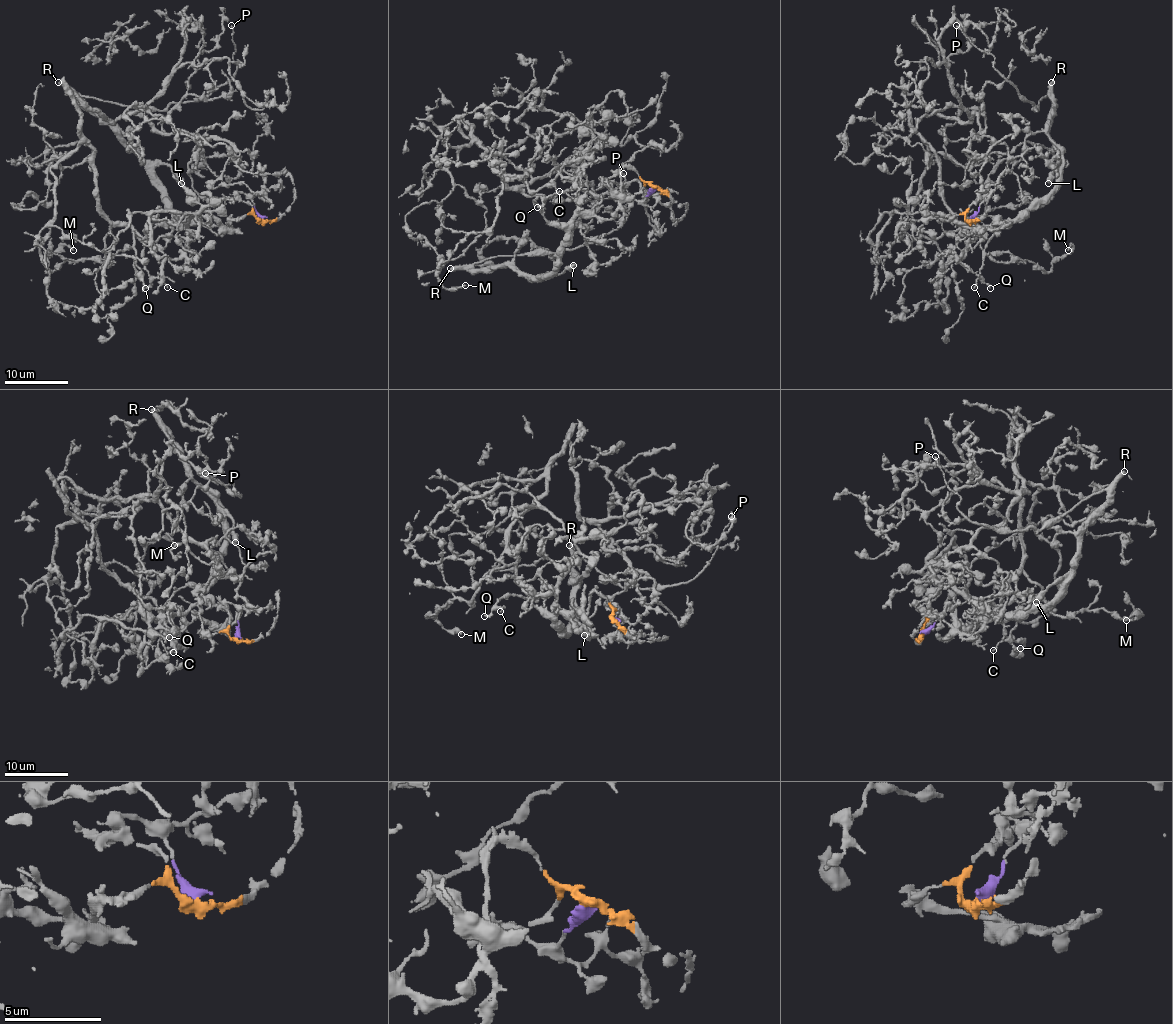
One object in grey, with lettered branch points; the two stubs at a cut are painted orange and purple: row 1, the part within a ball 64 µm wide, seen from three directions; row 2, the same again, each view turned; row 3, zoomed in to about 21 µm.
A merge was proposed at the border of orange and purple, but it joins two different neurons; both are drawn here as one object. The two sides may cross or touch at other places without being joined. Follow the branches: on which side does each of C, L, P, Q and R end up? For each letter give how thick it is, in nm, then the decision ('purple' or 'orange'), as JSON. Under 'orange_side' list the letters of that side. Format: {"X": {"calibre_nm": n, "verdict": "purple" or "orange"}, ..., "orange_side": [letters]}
{"C": {"calibre_nm": 140, "verdict": "orange"}, "L": {"calibre_nm": 650, "verdict": "orange"}, "P": {"calibre_nm": 200, "verdict": "orange"}, "Q": {"calibre_nm": 240, "verdict": "orange"}, "R": {"calibre_nm": 500, "verdict": "orange"}, "orange_side": ["C", "L", "P", "Q", "R"]}

